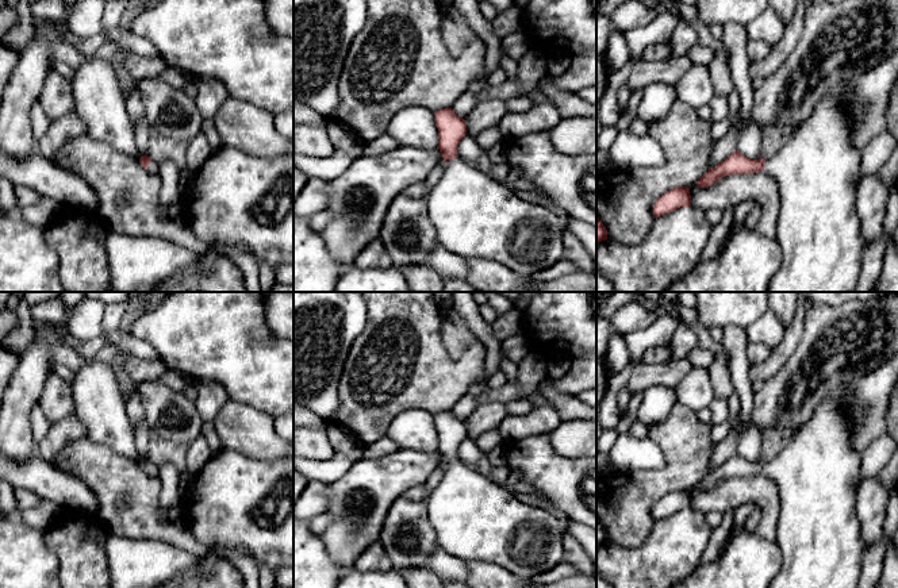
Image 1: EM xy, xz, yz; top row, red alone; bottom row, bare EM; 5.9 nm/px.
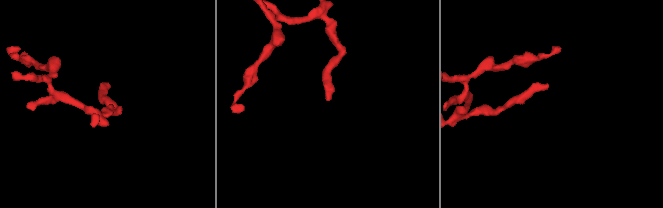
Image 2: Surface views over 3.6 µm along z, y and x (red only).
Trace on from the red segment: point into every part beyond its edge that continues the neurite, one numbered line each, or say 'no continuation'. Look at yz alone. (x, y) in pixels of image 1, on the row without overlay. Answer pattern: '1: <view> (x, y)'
1: yz (818, 531)

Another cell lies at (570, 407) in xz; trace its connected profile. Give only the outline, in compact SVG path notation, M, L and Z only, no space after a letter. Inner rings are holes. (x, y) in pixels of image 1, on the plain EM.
M549 377L541 381L538 392L554 404L561 420L596 420L596 408L583 403L573 393L557 391Z

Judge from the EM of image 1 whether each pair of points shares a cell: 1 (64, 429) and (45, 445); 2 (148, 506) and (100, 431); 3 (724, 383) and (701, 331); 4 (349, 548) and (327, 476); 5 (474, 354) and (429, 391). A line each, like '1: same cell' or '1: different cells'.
1: same cell
2: different cells
3: same cell
4: different cells
5: same cell

